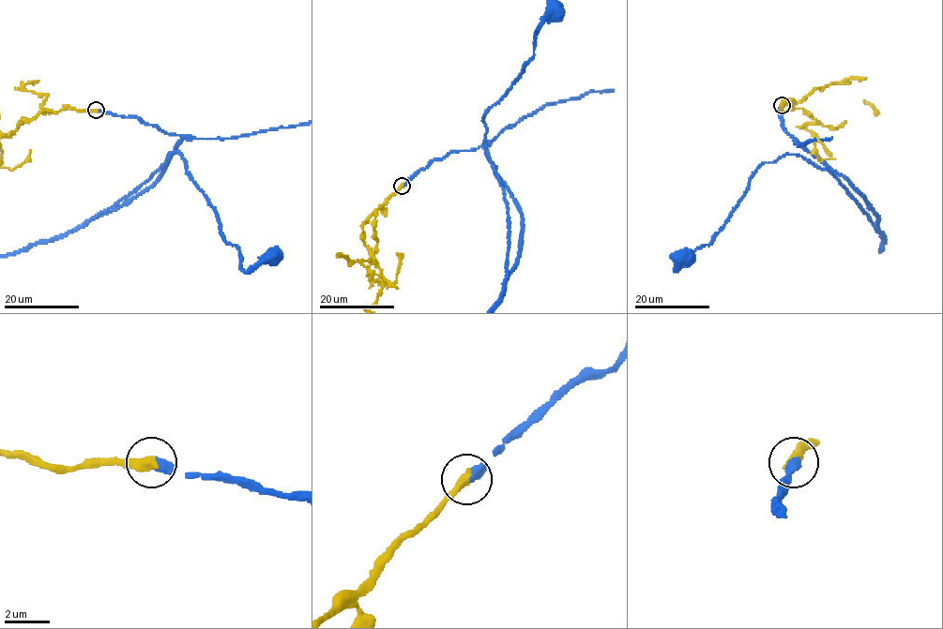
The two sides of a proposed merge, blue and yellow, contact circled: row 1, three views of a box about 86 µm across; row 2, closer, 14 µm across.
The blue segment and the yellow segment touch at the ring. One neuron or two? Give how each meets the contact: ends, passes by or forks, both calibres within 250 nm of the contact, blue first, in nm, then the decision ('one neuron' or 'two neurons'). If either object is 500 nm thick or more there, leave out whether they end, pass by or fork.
blue ends there; yellow ends there; 460 nm thick on the blue side, 440 nm on the other; one neuron

